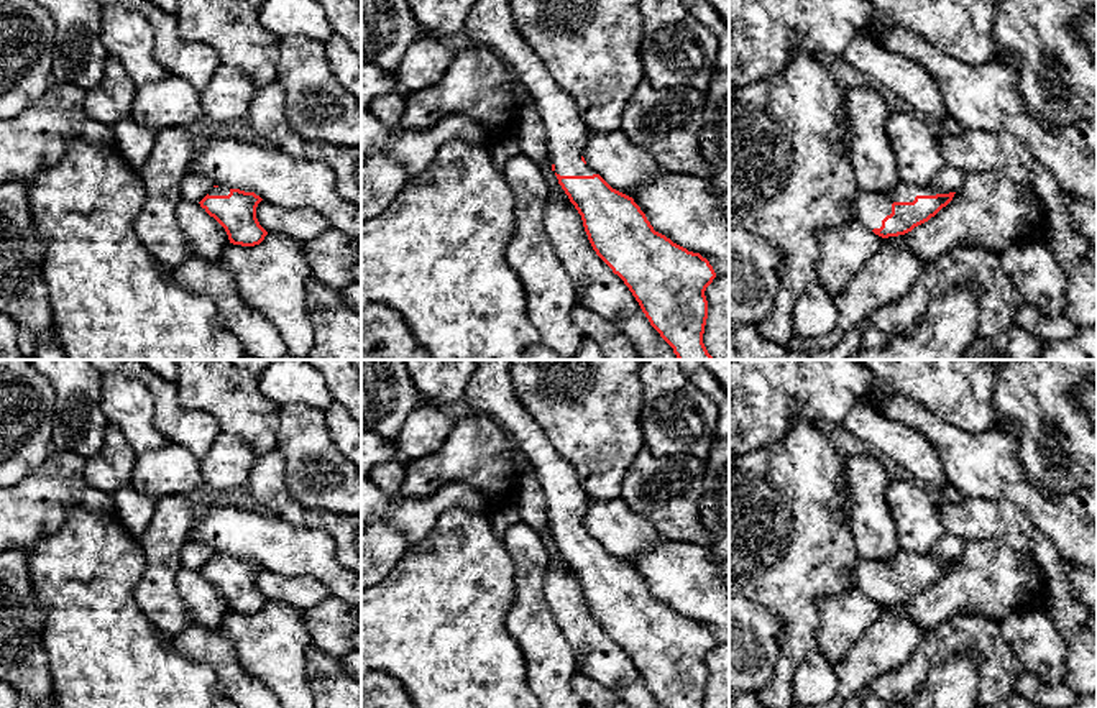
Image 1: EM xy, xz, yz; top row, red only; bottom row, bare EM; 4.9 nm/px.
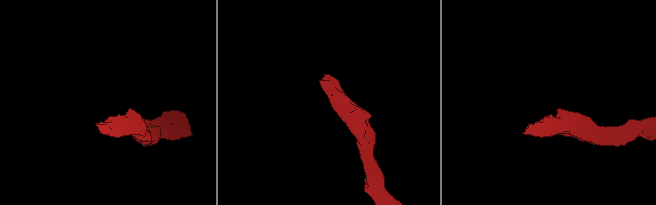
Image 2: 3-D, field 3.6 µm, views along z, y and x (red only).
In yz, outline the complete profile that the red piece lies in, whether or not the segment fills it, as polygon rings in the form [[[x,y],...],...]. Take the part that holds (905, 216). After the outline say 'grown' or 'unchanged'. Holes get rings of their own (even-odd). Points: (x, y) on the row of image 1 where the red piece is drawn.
[[[900,182],[893,192],[859,189],[847,207],[854,222],[882,238],[888,238],[905,235],[928,222],[952,200],[954,194],[939,194],[931,187]]] | grown

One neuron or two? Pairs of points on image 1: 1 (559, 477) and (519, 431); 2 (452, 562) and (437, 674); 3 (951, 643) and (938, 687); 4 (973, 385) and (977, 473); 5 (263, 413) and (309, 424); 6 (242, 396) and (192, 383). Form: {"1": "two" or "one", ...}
{"1": "one", "2": "one", "3": "two", "4": "two", "5": "two", "6": "one"}

